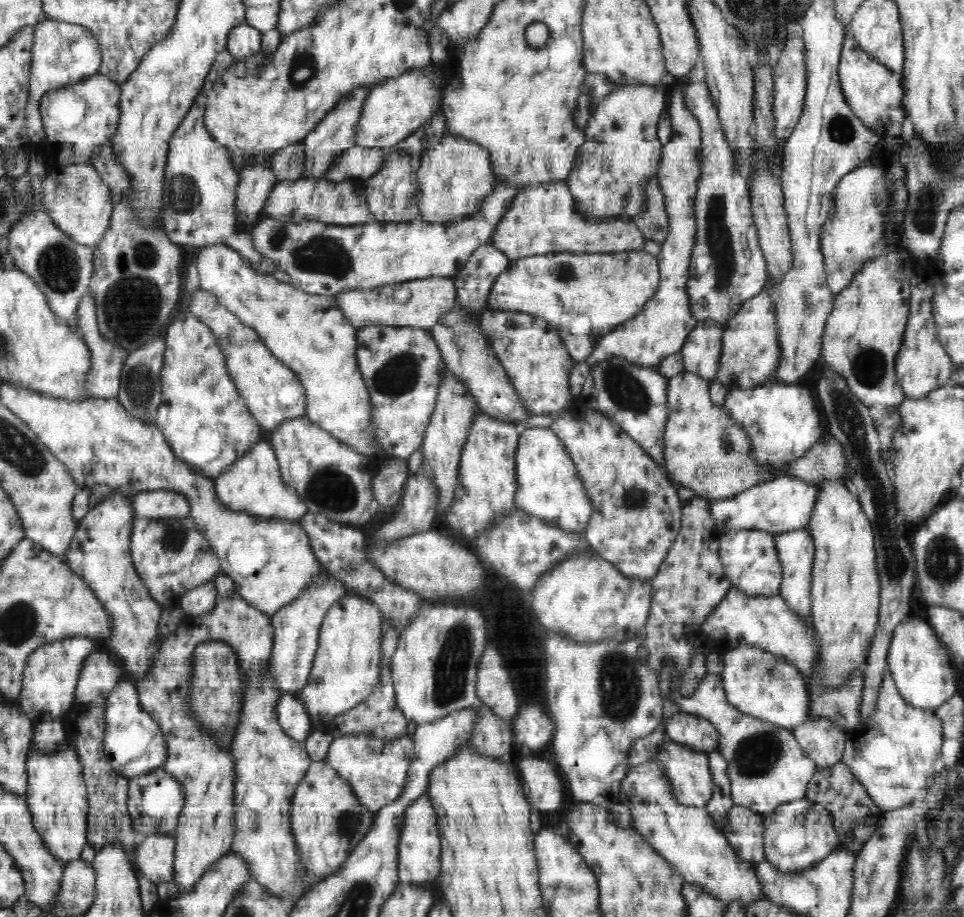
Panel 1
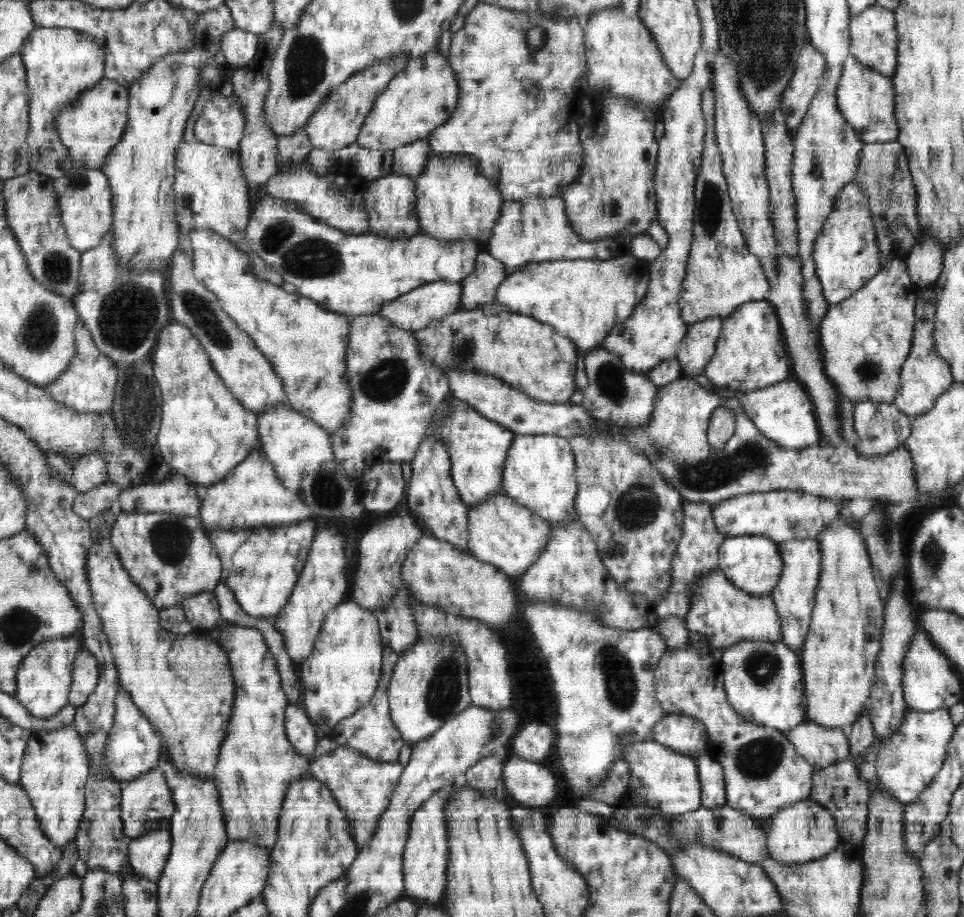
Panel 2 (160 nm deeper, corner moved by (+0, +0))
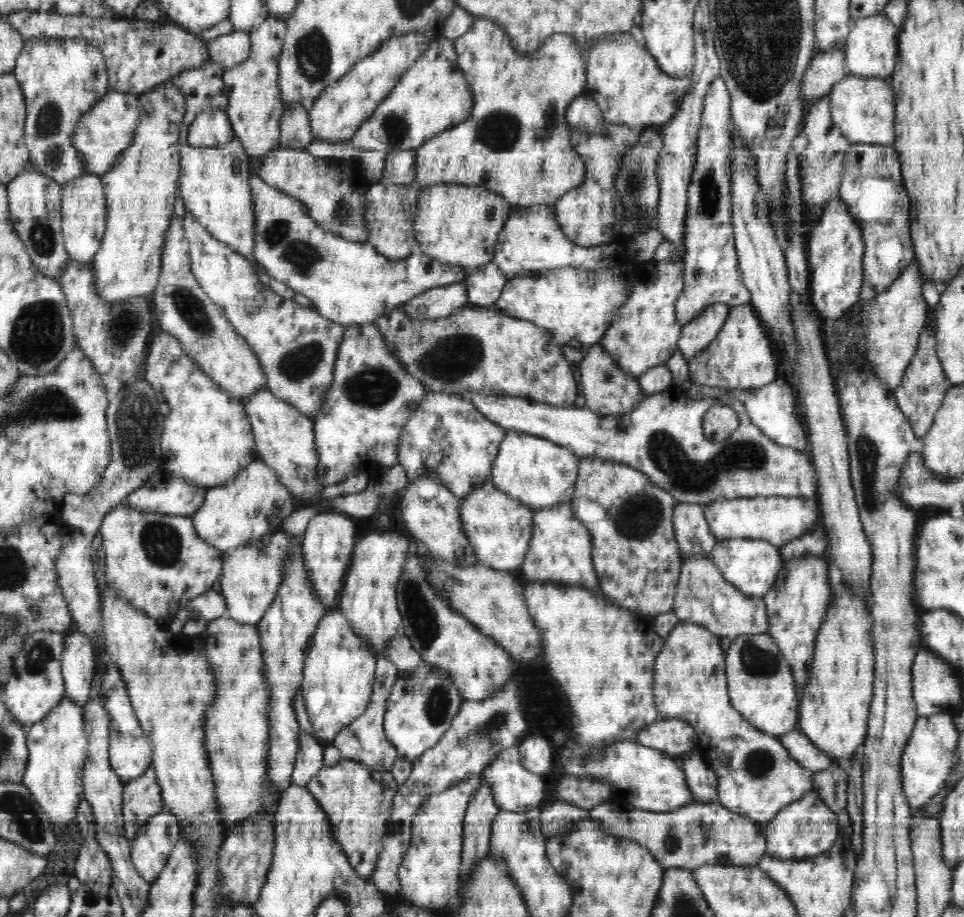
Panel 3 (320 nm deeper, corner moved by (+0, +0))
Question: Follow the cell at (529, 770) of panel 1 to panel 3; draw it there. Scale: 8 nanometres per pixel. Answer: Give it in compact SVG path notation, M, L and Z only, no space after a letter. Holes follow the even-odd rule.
M518 746L502 750L496 758L488 763L480 775L485 780L485 784L492 789L492 797L499 810L524 813L529 809L539 807L544 798L546 790L544 776L532 774L522 766Z

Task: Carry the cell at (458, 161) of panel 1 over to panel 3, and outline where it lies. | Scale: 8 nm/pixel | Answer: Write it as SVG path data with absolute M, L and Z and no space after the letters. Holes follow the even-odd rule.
M436 184L420 190L414 230L419 251L444 266L459 266L466 276L494 257L500 232L512 207L498 194L482 187Z

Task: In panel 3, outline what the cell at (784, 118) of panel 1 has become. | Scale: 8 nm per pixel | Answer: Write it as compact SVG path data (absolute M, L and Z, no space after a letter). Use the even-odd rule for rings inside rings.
M844 49L818 50L800 84L800 95L806 106L820 99L834 88L847 74Z

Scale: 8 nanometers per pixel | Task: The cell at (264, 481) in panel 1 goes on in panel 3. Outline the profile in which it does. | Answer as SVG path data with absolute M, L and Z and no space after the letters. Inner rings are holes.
M256 459L250 462L246 468L242 468L226 484L209 487L202 506L190 517L197 535L224 553L228 552L230 548L246 546L248 542L260 540L270 534L273 529L278 529L282 524L282 520L288 518L294 511L292 497L292 493L278 480L275 470L270 468L264 461Z

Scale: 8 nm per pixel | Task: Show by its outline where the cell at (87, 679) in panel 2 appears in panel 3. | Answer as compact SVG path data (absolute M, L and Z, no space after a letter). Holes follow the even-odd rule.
M74 627L64 641L62 653L62 677L65 683L65 697L84 706L90 696L92 679L97 668L95 646L88 635Z

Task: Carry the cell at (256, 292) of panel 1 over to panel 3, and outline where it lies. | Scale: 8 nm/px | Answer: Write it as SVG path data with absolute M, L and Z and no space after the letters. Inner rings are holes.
M186 210L184 220L181 222L181 224L183 225L185 236L189 243L189 254L192 267L191 271L193 272L195 279L199 282L202 290L210 297L210 300L218 304L218 306L221 306L226 314L226 318L228 318L228 321L233 325L235 331L240 336L243 336L243 339L246 340L246 342L252 347L254 354L256 354L256 356L259 358L261 367L265 372L267 384L266 388L268 388L274 396L277 396L279 399L282 399L283 401L294 405L296 409L298 409L305 415L308 415L310 417L317 416L317 412L321 409L323 403L323 396L325 395L326 391L329 391L329 386L333 379L335 360L337 359L337 352L342 337L344 336L346 326L334 323L333 321L326 319L324 316L321 316L315 310L314 306L307 307L305 305L296 303L294 299L284 299L279 295L276 295L275 292L270 290L270 288L267 287L263 282L260 282L260 280L256 276L256 271L254 271L254 264L252 264L248 259L242 256L242 254L234 252L234 250L232 250L232 248L228 246L228 244L222 244L220 243L220 241L215 240L210 232L206 230L206 227L203 227L196 221L196 218L191 214L190 211ZM259 300L265 300L265 302L261 307L253 307L253 312L251 314L248 314L248 312L246 311L246 304L258 304Z

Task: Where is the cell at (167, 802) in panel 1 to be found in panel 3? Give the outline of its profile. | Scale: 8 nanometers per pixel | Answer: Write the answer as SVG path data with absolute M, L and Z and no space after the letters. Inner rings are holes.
M152 768L124 783L122 806L124 834L131 842L152 816L164 810L160 786Z

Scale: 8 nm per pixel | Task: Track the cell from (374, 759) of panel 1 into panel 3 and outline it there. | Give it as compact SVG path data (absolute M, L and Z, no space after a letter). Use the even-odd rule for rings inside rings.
M340 760L336 766L323 765L306 787L328 815L331 833L348 857L350 866L360 878L370 881L382 850L386 821L390 818L393 799L399 787L391 771L378 772L353 760Z

